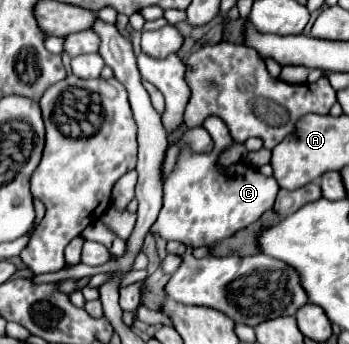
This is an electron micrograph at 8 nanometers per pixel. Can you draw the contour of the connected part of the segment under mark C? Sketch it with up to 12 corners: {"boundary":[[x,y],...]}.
{"boundary":[[219,117],[205,155],[179,155],[151,235],[191,249],[259,221],[273,177],[219,155],[235,143]]}

